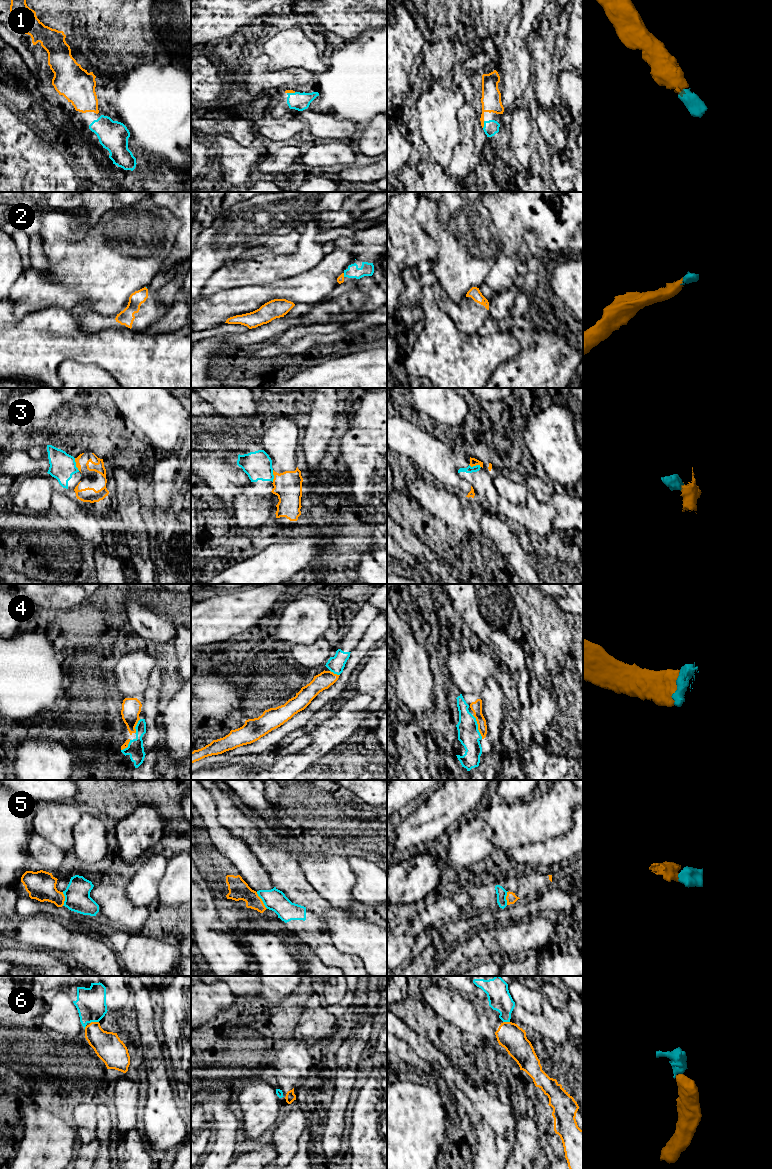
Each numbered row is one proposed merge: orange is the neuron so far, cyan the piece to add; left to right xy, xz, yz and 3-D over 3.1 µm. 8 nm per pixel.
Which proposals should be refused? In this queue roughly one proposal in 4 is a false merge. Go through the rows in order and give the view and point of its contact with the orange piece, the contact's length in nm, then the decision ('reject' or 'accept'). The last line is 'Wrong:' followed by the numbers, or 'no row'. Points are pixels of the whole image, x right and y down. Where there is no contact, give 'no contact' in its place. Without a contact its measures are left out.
1: meets orange in yz at (483, 124); contact 60 nm long; accept
2: meets orange in xz at (343, 275); contact 30 nm long; accept
3: meets orange in xy at (76, 464); contact 110 nm long; reject
4: meets orange in yz at (478, 727); contact 200 nm long; accept
5: meets orange in xz at (261, 900); contact 160 nm long; reject
6: meets orange in xy at (94, 1022); contact 70 nm long; reject
Wrong: 3, 5, 6

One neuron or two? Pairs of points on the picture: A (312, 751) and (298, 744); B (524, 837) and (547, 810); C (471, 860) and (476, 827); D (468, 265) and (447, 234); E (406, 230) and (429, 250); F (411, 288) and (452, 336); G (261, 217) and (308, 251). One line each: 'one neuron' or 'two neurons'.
A: two neurons
B: one neuron
C: one neuron
D: one neuron
E: one neuron
F: two neurons
G: two neurons

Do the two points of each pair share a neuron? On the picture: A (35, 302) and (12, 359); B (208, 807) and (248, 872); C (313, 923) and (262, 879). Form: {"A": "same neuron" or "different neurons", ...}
{"A": "different neurons", "B": "same neuron", "C": "same neuron"}

